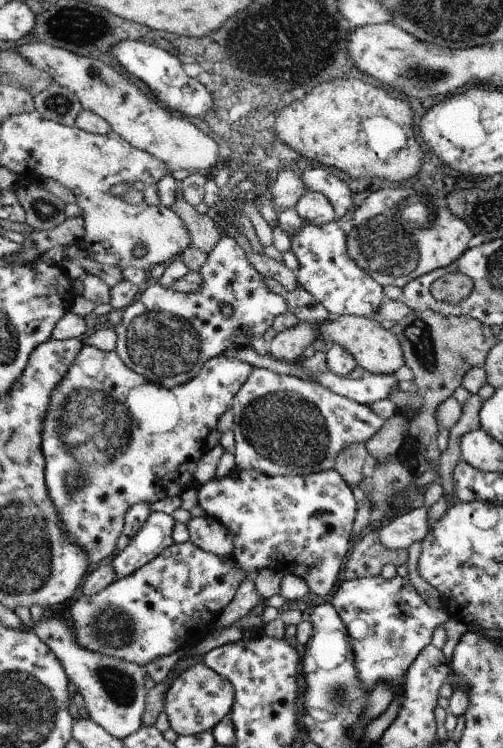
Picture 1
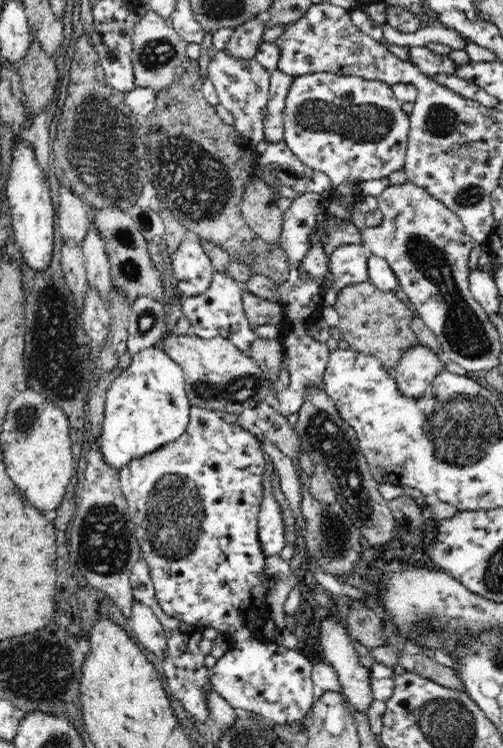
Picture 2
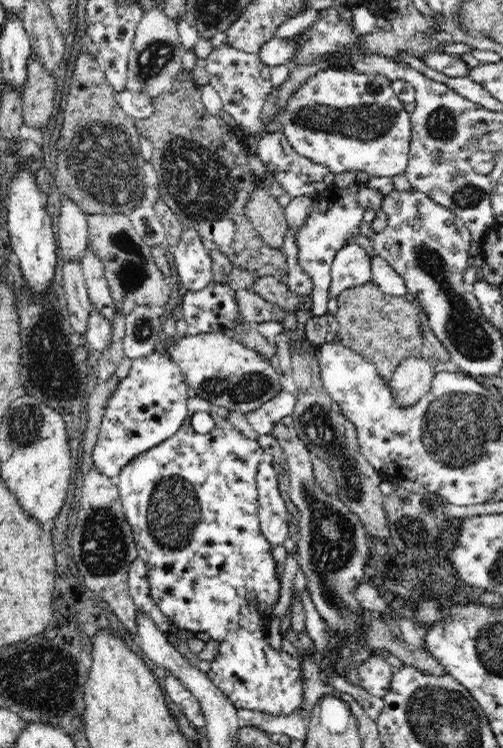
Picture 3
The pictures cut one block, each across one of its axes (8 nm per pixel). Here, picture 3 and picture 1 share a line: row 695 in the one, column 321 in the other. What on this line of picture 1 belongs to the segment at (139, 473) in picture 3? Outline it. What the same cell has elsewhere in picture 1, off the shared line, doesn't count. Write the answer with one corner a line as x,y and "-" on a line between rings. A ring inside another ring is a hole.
332,220
324,226
314,226
304,221
300,232
291,240
291,250
298,258
299,267
295,272
297,282
306,288
331,316
356,315
376,319
380,302
384,298
382,286
362,272
356,262
348,256
347,234

